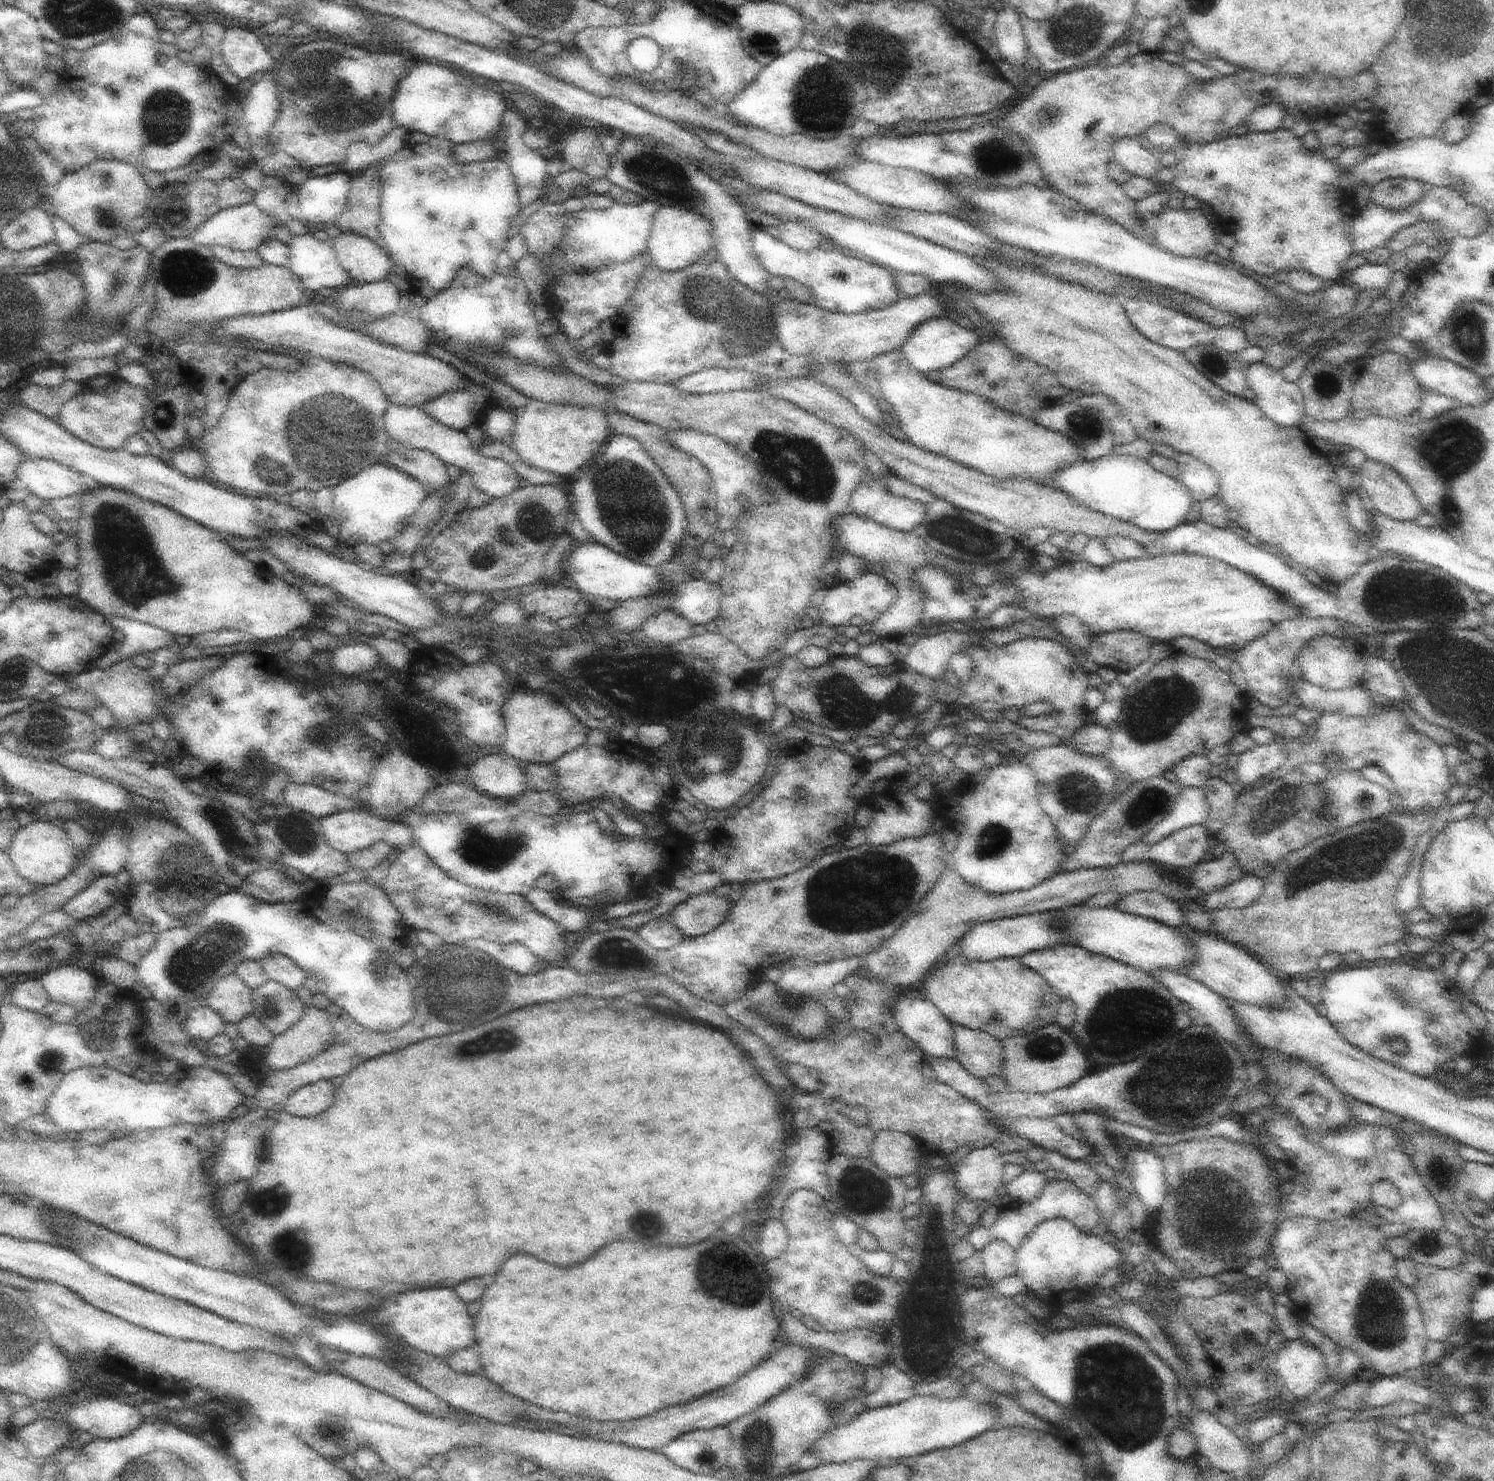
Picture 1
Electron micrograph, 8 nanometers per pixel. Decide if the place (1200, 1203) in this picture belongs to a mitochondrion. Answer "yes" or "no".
yes

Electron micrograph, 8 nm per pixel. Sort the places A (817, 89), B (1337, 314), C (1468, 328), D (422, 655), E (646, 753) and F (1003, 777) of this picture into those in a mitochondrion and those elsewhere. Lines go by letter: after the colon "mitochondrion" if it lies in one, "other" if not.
A: mitochondrion
B: other
C: mitochondrion
D: other
E: other
F: other

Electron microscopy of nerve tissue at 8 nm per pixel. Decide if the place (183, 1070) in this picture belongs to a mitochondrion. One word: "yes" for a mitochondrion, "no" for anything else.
no

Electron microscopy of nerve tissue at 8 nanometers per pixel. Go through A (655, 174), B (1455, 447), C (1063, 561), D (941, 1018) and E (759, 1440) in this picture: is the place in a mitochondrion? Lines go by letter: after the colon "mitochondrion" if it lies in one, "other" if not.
A: mitochondrion
B: mitochondrion
C: other
D: other
E: mitochondrion

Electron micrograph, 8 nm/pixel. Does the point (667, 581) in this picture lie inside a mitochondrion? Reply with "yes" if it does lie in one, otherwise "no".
no

